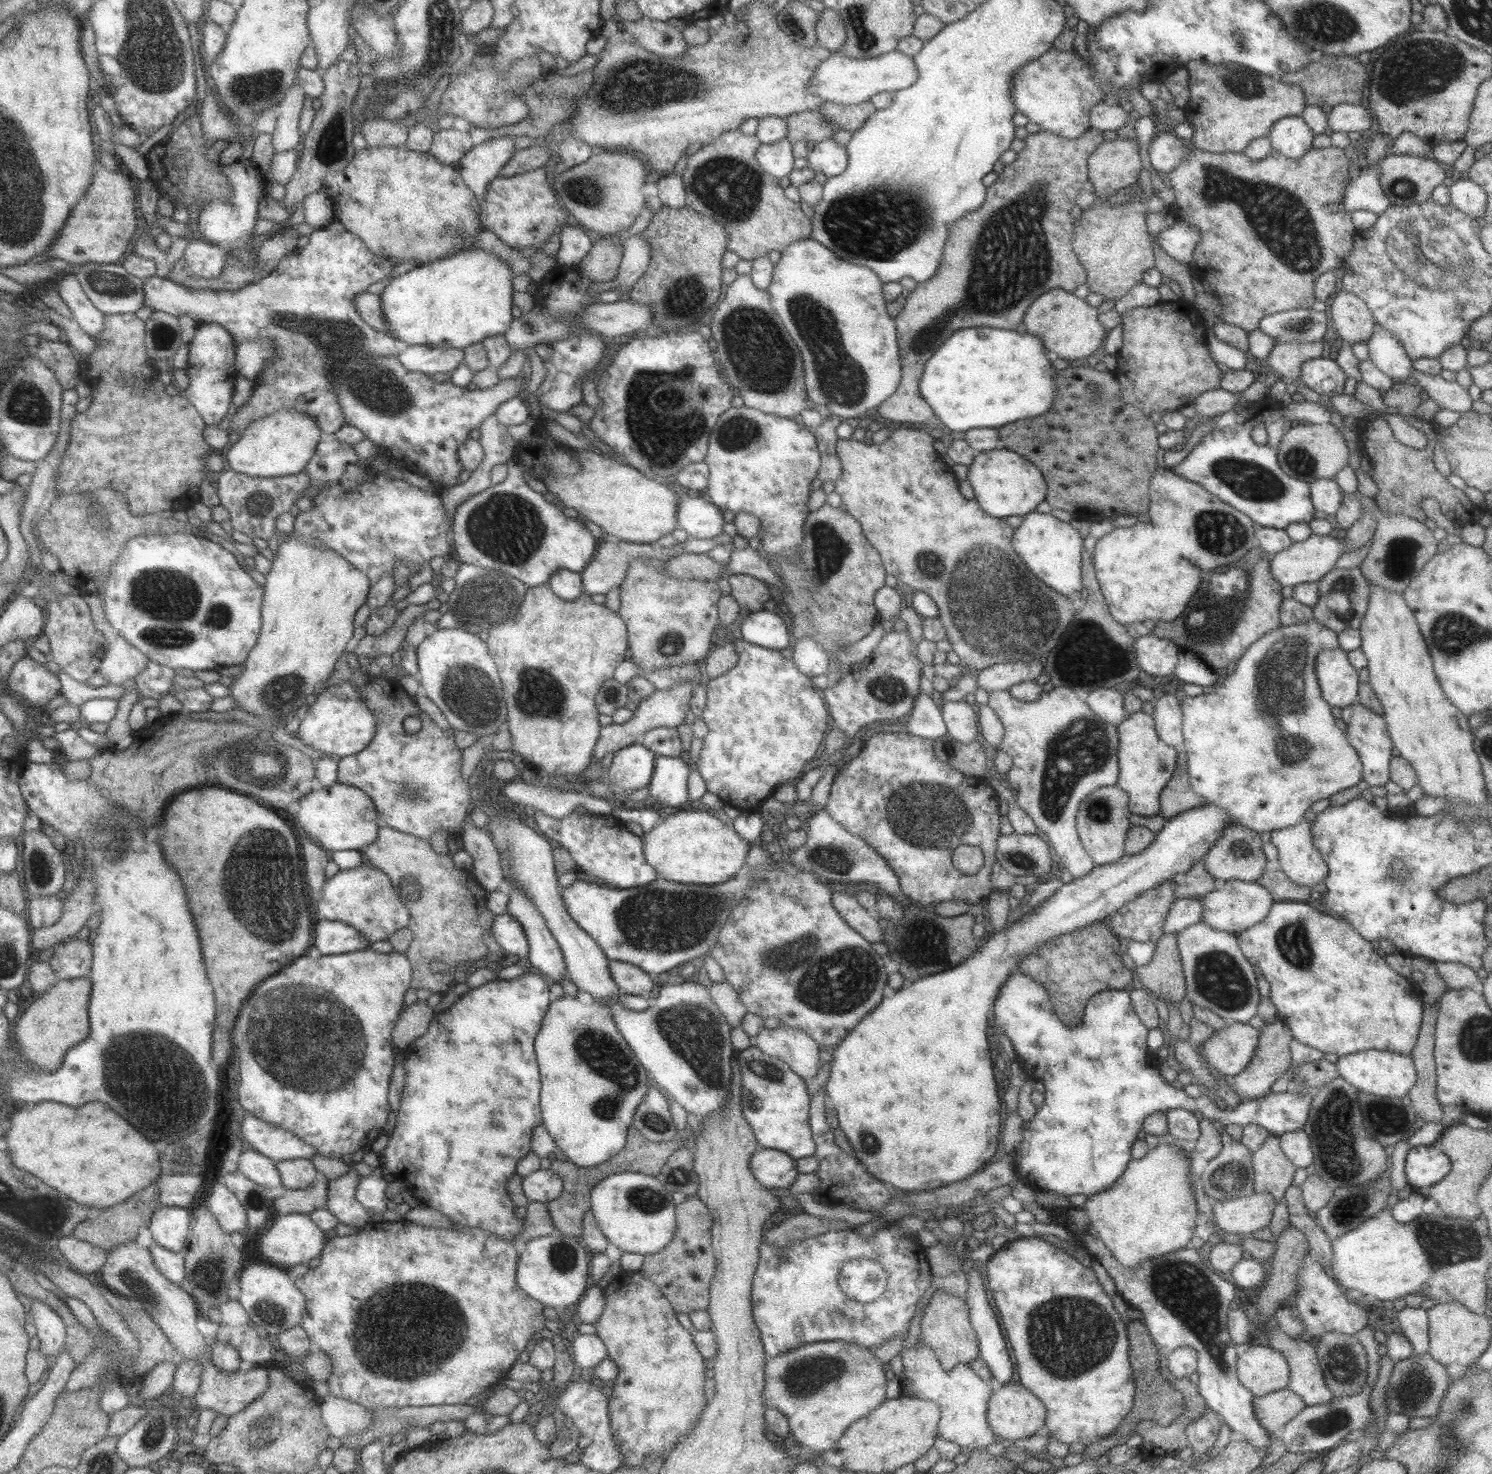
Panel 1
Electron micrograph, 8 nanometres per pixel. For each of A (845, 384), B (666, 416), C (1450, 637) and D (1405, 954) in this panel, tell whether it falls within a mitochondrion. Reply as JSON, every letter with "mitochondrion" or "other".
{"A":"mitochondrion","B":"mitochondrion","C":"mitochondrion","D":"other"}

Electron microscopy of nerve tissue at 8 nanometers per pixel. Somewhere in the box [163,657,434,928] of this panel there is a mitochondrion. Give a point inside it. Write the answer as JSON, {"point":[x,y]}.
{"point":[261,767]}

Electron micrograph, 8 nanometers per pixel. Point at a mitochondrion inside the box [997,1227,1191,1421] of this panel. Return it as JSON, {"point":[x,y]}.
{"point":[1085,1329]}

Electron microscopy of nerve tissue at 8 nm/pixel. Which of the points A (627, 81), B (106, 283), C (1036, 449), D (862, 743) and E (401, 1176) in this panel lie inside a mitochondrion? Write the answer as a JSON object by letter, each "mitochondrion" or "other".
{"A":"mitochondrion","B":"mitochondrion","C":"other","D":"other","E":"other"}

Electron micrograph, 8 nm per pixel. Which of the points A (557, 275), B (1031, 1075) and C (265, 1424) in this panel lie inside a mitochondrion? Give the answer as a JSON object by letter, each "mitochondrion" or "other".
{"A":"other","B":"other","C":"mitochondrion"}

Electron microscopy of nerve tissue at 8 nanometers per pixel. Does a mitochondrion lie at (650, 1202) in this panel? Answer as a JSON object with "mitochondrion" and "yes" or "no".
{"mitochondrion":"yes"}

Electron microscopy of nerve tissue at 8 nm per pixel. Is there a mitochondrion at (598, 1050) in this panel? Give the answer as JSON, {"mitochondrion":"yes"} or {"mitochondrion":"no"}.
{"mitochondrion":"yes"}

